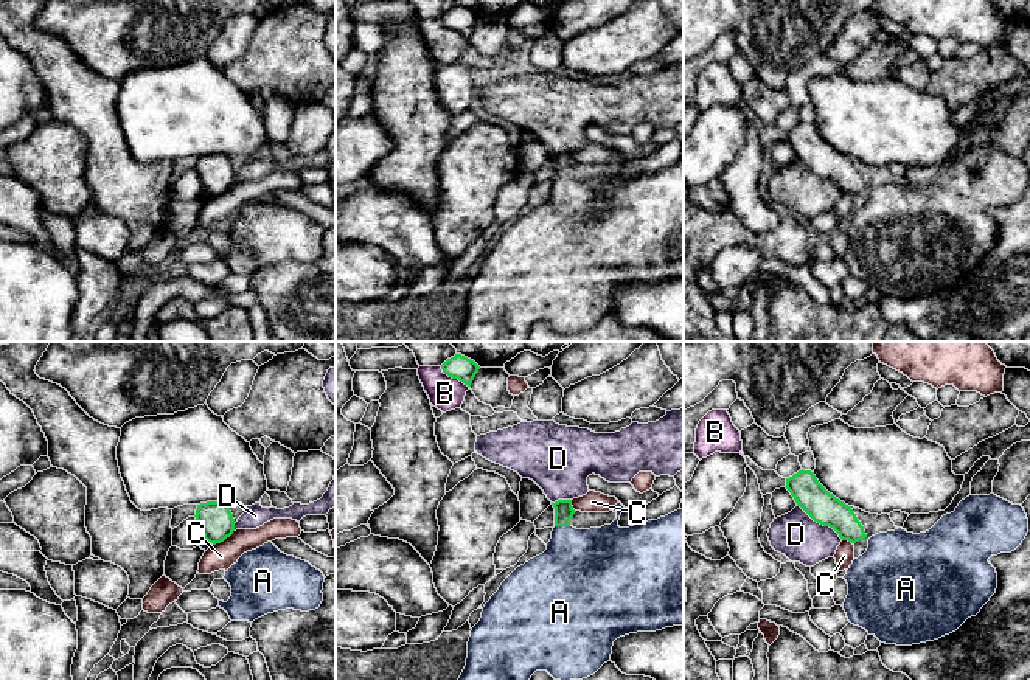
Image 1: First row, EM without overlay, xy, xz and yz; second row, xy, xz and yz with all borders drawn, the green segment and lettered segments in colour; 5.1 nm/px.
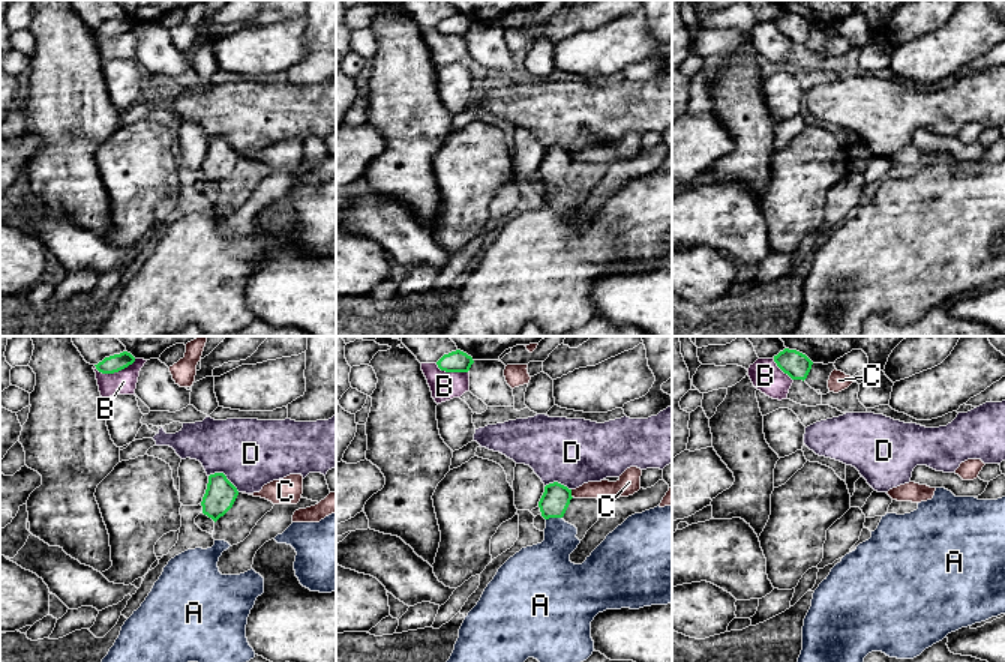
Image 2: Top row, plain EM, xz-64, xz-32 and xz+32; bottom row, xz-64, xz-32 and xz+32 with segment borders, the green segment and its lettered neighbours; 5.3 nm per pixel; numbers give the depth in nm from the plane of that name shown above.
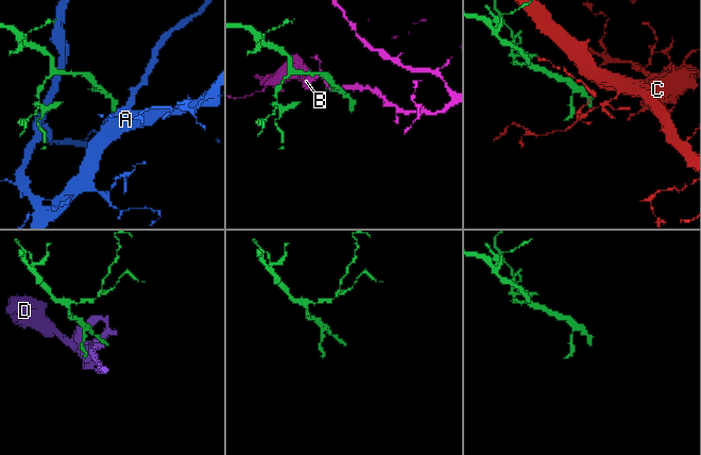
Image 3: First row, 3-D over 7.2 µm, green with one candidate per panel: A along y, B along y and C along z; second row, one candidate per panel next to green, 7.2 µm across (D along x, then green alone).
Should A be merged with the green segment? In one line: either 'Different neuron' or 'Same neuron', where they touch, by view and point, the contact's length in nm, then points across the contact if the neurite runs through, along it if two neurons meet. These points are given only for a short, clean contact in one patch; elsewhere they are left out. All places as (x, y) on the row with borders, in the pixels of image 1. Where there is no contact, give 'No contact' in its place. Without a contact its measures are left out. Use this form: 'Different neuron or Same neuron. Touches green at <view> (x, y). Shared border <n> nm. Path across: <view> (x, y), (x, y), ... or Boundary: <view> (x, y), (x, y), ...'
Same neuron. Touches green at xz (563, 525). Shared border 80 nm. Path across: xz (564, 511), (563, 525), (563, 536), (580, 570)

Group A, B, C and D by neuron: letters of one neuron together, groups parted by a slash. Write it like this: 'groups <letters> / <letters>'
groups A / B / C / D

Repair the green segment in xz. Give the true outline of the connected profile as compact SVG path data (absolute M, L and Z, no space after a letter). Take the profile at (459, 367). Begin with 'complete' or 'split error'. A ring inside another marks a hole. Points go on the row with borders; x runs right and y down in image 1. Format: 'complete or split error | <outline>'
complete | M455 354L454 357L447 359L441 365L441 369L449 377L458 379L465 385L471 387L471 383L472 383L475 374L478 373L480 366L474 360L471 360L461 354Z

